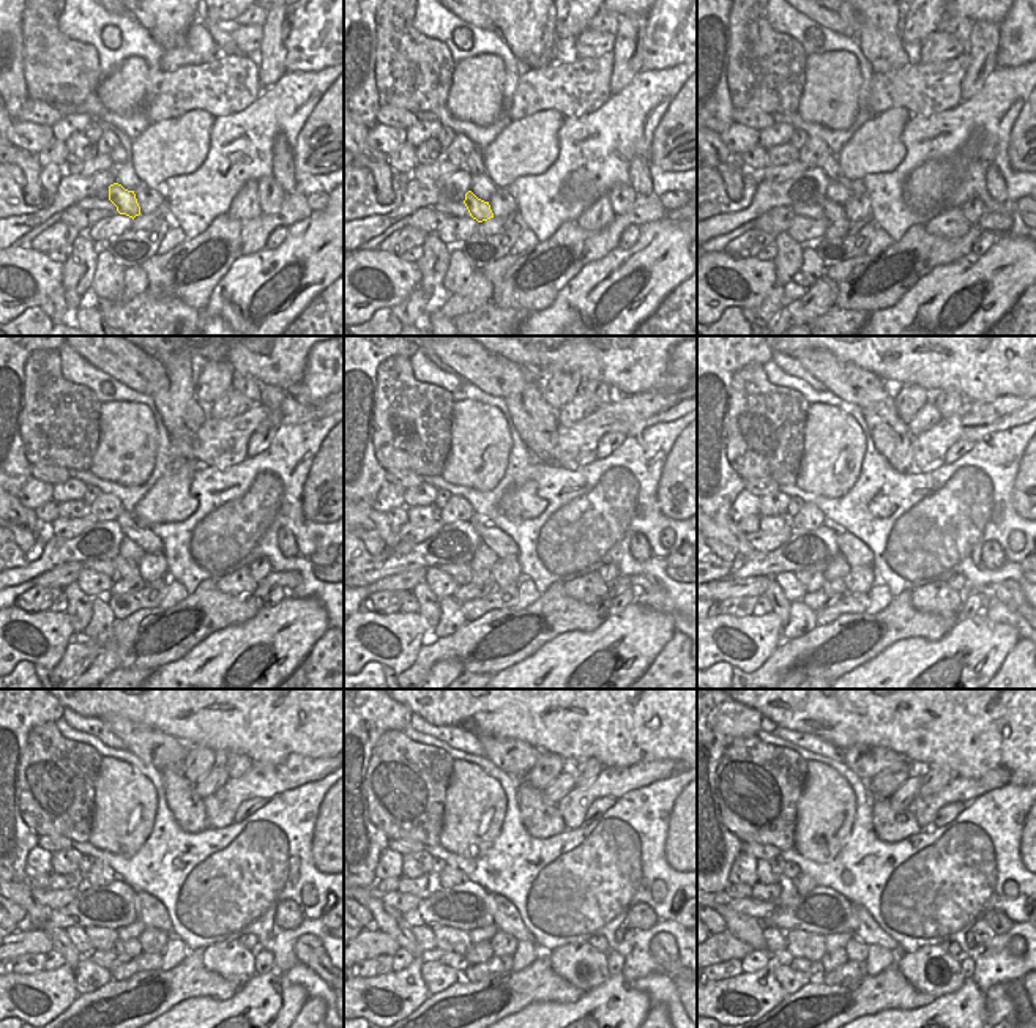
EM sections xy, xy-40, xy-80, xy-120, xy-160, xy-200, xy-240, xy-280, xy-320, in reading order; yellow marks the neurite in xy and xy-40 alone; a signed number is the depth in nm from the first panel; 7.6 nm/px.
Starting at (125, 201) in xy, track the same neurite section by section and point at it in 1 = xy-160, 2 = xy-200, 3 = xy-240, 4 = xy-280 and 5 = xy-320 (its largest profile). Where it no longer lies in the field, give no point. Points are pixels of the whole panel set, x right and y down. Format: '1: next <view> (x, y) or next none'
1: next xy-160 (480, 576)
2: next xy-200 (836, 588)
3: next xy-240 (128, 949)
4: next xy-280 (483, 951)
5: next xy-320 (836, 957)

